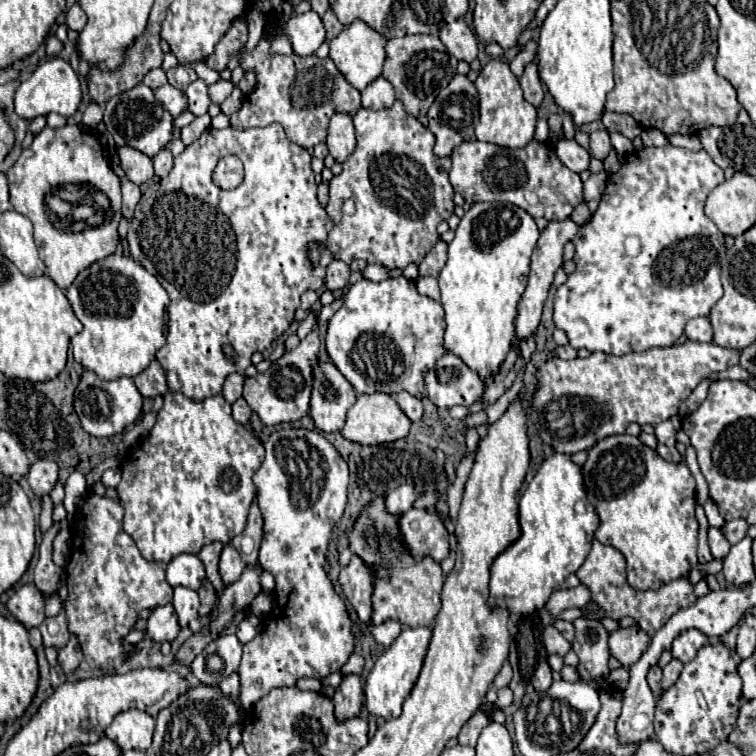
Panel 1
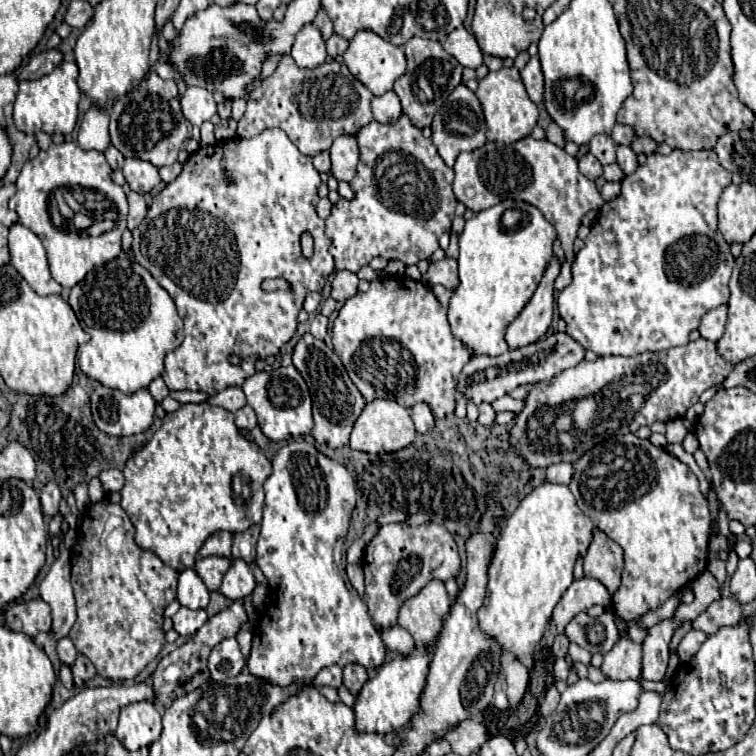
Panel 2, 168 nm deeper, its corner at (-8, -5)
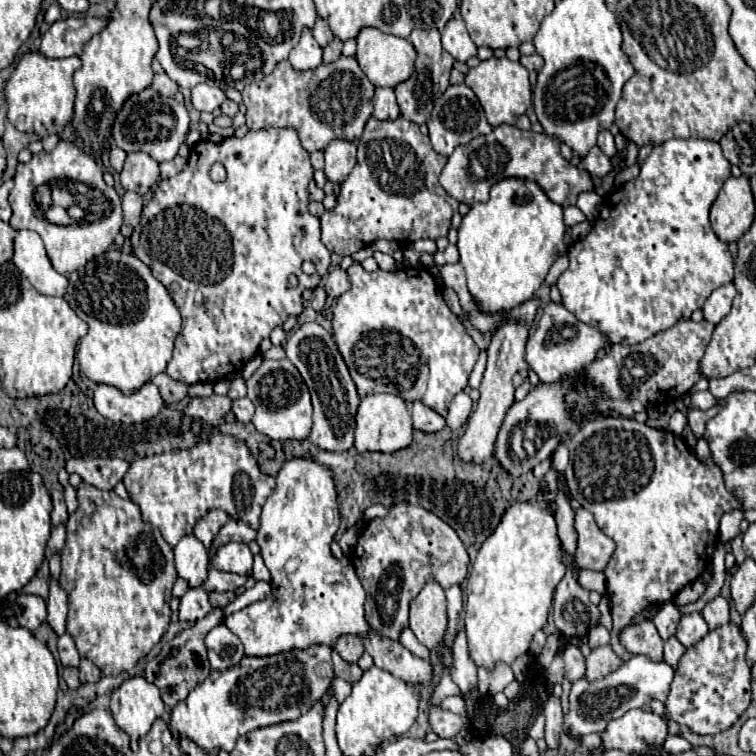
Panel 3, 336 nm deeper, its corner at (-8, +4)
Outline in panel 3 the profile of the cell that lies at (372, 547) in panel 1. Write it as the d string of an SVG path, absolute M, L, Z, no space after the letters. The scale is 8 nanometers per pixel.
M428 582L410 602L410 630L426 648L434 648L444 638L446 624L448 616L444 590L438 582Z

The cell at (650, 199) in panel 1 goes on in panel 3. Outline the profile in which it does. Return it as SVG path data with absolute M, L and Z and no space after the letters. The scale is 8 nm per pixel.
M672 138L660 146L654 146L654 150L648 154L648 158L644 160L642 168L640 168L640 174L626 182L624 188L618 188L614 190L610 196L604 198L602 202L602 210L600 210L600 216L594 224L594 228L590 230L590 234L586 236L586 240L576 240L570 248L568 248L568 258L570 258L570 266L568 270L558 278L556 286L562 294L562 304L566 310L570 310L580 322L592 326L594 330L602 332L610 344L640 344L648 338L652 338L654 334L658 332L664 332L672 326L676 326L680 320L686 320L692 316L694 310L700 310L706 302L706 298L720 286L732 282L734 278L734 258L728 250L728 244L722 242L716 232L712 230L710 226L710 208L722 188L722 184L726 182L726 178L732 176L730 174L730 164L728 160L724 158L722 150L720 150L720 144L718 142L708 142L708 140L692 140L692 138Z

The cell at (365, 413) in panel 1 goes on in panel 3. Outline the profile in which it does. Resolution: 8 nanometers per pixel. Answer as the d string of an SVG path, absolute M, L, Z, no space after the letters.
M372 394L364 396L356 414L356 440L358 452L396 452L412 442L412 416L406 402L398 394Z

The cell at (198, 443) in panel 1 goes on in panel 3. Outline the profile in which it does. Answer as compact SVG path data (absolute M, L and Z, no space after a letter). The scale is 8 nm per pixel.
M212 394L208 398L192 398L182 414L192 420L192 426L198 426L194 434L202 440L190 450L136 458L124 476L130 500L142 510L142 520L156 526L170 546L176 546L180 538L192 534L194 524L214 508L226 510L230 518L242 520L252 528L260 524L260 508L274 488L274 478L260 470L244 440L220 432L220 424L224 424L230 408L232 400L228 396Z

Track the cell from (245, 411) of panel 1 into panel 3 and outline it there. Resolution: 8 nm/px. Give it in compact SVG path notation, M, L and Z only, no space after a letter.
M248 398L234 400L232 412L236 414L236 420L238 420L238 422L244 422L244 424L248 424L248 422L252 420L252 416L254 416L254 404L252 404Z

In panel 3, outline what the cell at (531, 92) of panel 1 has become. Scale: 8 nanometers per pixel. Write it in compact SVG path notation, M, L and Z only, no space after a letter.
M532 54L532 56L520 56L520 62L528 68L528 72L530 72L530 82L536 84L536 74L540 72L540 68L542 68L542 64L544 64L542 56L538 56L538 54Z

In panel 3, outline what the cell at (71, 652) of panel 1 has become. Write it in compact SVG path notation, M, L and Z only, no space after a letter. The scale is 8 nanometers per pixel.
M88 658L80 660L78 670L80 670L80 682L98 682L100 676L102 676L100 668L92 660L88 660Z

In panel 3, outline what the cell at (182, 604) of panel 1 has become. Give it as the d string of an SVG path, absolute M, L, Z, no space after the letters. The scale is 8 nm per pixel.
M184 536L176 548L176 572L190 588L198 588L206 582L208 570L210 570L210 558L208 550L196 540L196 536Z

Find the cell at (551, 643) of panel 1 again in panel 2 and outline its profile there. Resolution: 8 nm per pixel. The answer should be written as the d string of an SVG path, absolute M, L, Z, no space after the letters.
M570 643L570 649L568 649L568 653L570 653L570 657L574 659L574 661L580 661L580 663L584 663L584 665L590 665L590 653L588 653L588 649L582 649L582 647L578 647L576 643Z

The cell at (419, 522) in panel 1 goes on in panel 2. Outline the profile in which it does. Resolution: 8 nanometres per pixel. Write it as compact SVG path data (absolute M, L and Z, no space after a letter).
M390 523L380 527L368 543L362 569L366 583L364 599L376 627L382 631L396 625L398 611L404 601L414 597L432 579L448 581L458 577L460 557L454 537L442 525L424 523L418 527L408 527L404 523Z

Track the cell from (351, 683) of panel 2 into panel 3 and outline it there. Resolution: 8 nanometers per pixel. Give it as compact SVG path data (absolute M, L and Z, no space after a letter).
M342 636L334 648L348 664L356 664L358 658L364 654L362 640L358 636Z

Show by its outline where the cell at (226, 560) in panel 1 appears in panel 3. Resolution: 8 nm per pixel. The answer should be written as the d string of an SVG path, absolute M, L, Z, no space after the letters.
M214 568L208 574L208 580L204 584L204 588L208 592L228 592L228 590L236 590L240 586L244 586L248 580L248 576L240 576L240 574L228 574L228 572L216 572Z

